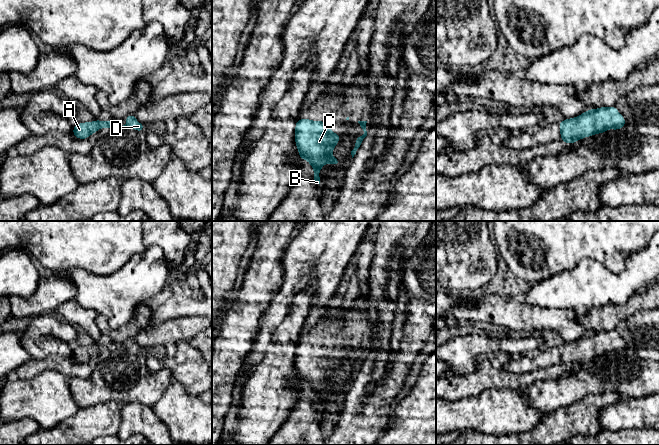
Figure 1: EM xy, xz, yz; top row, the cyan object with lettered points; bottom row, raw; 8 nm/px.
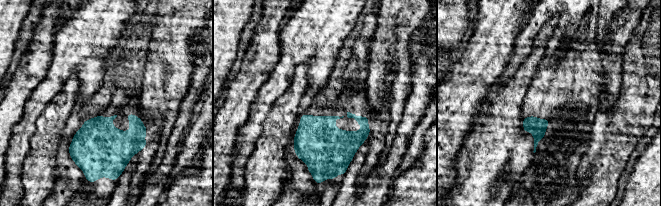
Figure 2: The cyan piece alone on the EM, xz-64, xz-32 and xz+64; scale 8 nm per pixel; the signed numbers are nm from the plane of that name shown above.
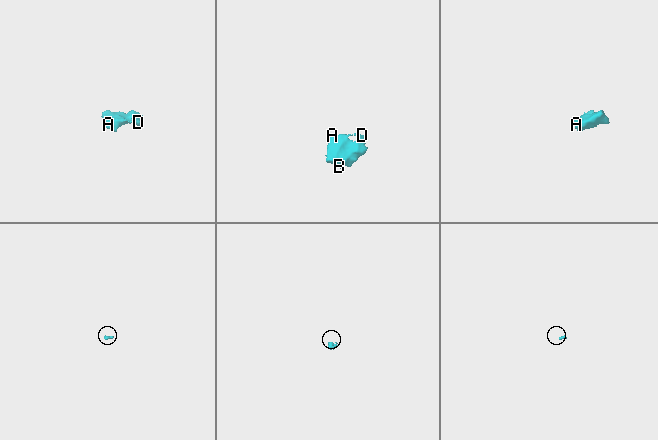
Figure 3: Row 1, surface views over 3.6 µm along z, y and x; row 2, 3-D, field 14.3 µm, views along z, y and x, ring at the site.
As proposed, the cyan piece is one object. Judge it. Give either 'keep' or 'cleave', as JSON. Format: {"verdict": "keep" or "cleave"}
{"verdict": "keep"}

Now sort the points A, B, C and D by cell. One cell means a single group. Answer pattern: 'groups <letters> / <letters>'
groups A B C D

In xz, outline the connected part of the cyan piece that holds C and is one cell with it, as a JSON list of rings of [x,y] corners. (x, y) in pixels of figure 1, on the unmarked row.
[[[298,343],[294,359],[300,383],[310,387],[314,393],[314,406],[321,410],[321,392],[327,387],[335,390],[340,388],[340,385],[332,380],[332,375],[340,363],[339,358],[332,356],[329,346]]]

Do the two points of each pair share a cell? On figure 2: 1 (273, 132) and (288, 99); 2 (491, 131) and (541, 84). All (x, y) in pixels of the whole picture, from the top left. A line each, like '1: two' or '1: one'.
1: one
2: two

